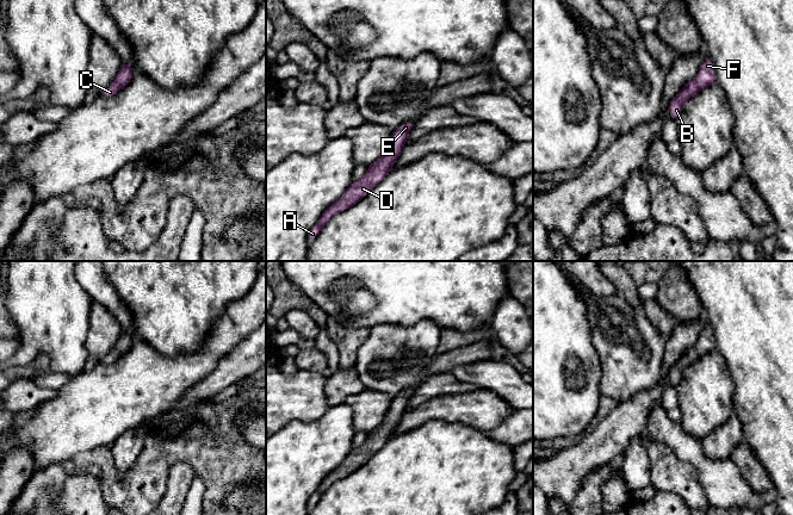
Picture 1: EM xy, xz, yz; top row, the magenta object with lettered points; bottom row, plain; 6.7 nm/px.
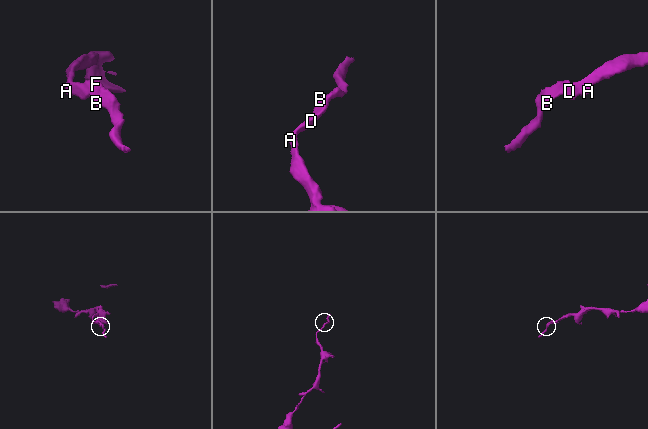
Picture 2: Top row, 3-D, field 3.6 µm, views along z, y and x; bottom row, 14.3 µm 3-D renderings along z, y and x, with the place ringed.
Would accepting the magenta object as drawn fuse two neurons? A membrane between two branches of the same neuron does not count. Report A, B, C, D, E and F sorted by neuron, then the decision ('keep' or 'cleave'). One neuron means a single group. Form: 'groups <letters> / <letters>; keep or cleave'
groups A B C D E F; keep

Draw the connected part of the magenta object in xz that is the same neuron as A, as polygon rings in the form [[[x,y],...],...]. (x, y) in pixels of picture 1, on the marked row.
[[[414,120],[402,124],[394,130],[390,141],[379,160],[367,167],[365,175],[352,182],[346,192],[334,201],[320,217],[314,228],[309,231],[309,240],[314,241],[321,229],[337,213],[349,209],[360,201],[376,185],[385,179],[388,173],[394,169],[394,163],[399,156],[408,135],[414,126]]]

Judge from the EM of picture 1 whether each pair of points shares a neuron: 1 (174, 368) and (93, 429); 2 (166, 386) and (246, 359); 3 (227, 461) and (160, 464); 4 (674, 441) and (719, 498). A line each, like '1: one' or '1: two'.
1: one
2: one
3: one
4: one

